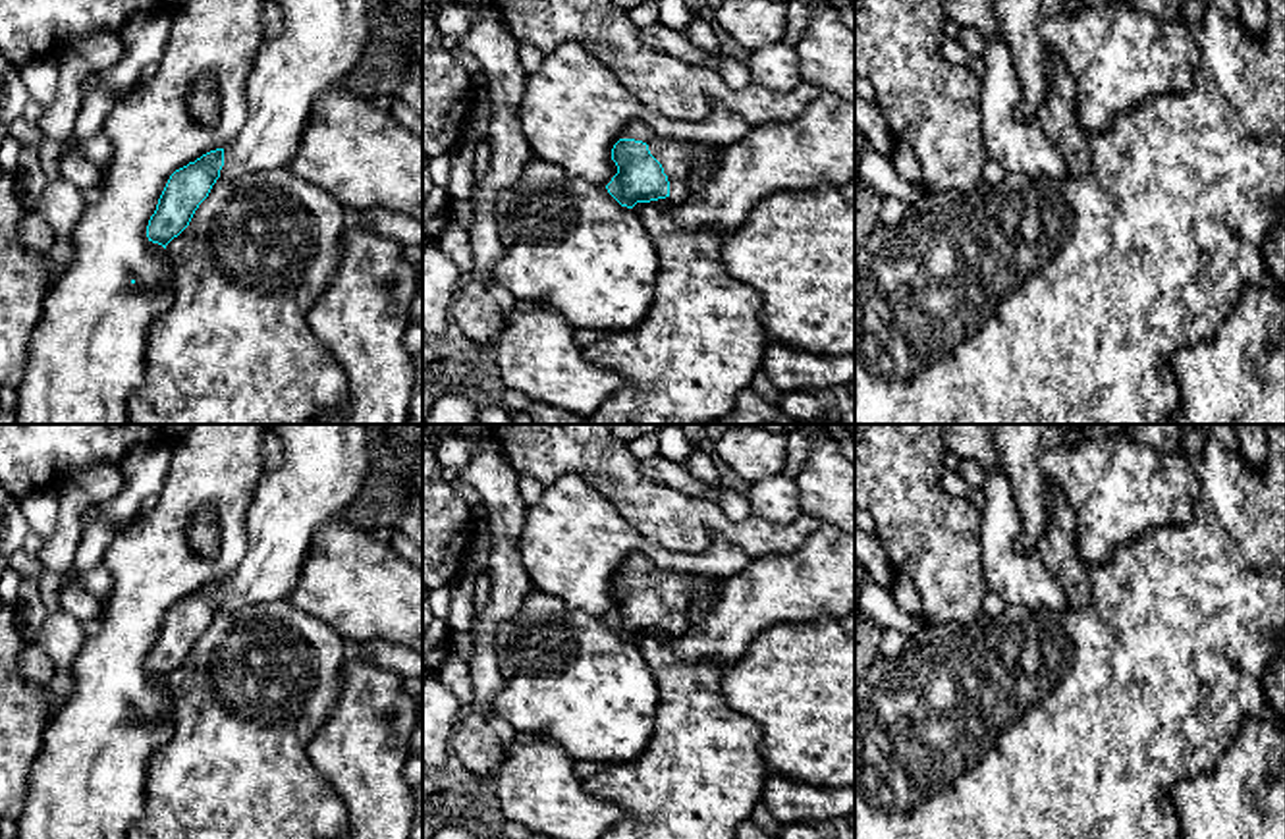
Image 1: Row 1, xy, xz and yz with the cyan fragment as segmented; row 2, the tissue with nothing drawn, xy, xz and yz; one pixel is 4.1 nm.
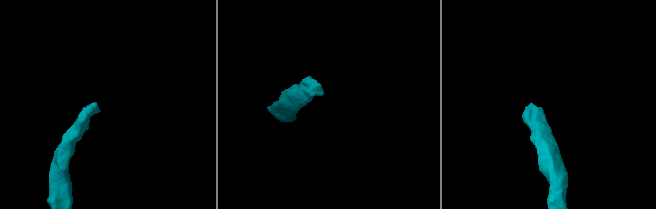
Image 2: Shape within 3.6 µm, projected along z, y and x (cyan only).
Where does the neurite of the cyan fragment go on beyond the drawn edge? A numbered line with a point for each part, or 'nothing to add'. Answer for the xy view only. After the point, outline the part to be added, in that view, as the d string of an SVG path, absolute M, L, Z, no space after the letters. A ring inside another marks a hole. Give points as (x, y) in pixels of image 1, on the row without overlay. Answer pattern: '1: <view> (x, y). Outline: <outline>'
1: xy (325, 465). Outline: M272 424L272 438L282 444L284 461L257 480L245 515L247 550L224 581L220 609L287 600L314 534L347 513L370 467L367 424Z

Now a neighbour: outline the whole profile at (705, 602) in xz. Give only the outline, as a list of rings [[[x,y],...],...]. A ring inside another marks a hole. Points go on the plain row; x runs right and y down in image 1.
[[[712,579],[708,592],[693,600],[693,606],[687,611],[691,621],[691,631],[698,631],[702,627],[704,617],[718,602],[720,590],[722,590],[722,581]]]

